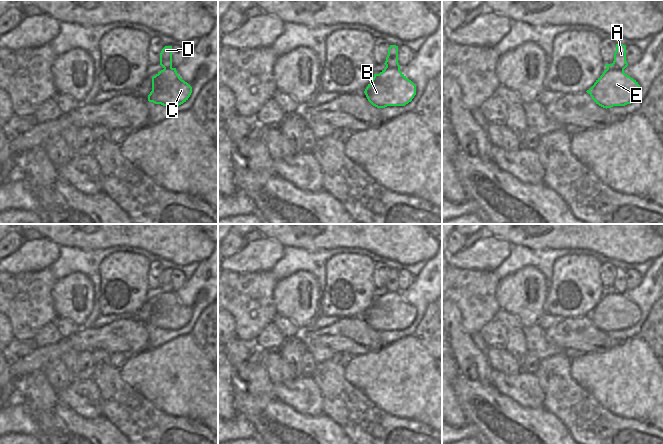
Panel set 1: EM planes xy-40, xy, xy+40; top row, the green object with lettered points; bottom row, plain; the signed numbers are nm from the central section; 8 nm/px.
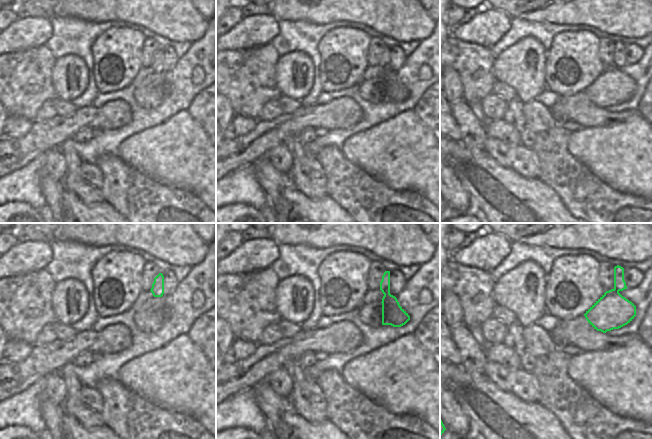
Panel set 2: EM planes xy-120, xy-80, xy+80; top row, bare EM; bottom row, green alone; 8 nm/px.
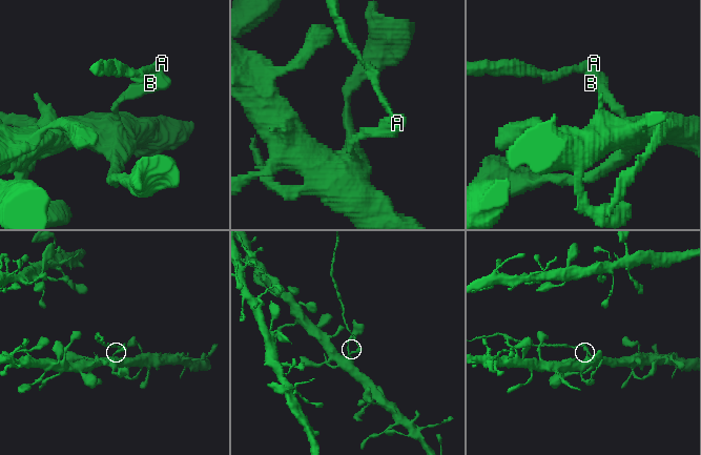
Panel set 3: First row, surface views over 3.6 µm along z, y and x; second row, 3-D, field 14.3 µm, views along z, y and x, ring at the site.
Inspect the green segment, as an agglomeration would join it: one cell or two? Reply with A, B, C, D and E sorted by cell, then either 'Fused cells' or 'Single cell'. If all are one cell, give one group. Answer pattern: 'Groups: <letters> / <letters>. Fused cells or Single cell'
Groups: A D / B C E. Fused cells

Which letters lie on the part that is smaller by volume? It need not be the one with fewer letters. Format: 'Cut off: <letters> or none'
Cut off: A, D

